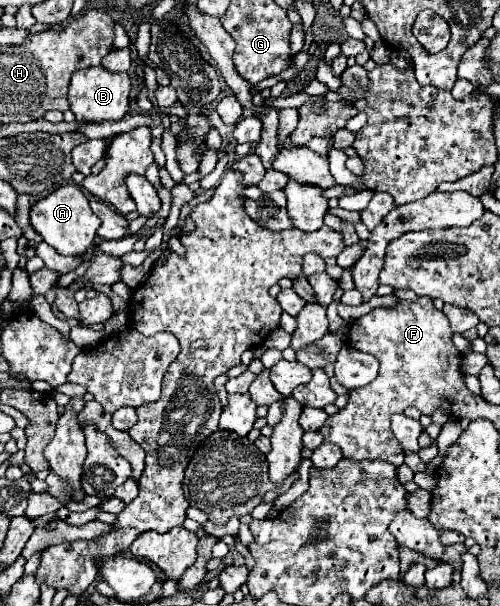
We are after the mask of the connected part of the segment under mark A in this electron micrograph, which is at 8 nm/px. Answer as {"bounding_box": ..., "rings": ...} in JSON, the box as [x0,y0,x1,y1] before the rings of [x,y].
{"bounding_box":[30,184,100,256],"rings":[[[64,184],[56,192],[38,200],[30,208],[30,224],[32,228],[62,256],[82,256],[96,240],[96,230],[100,226],[100,218],[90,210],[88,198],[76,184]]]}

